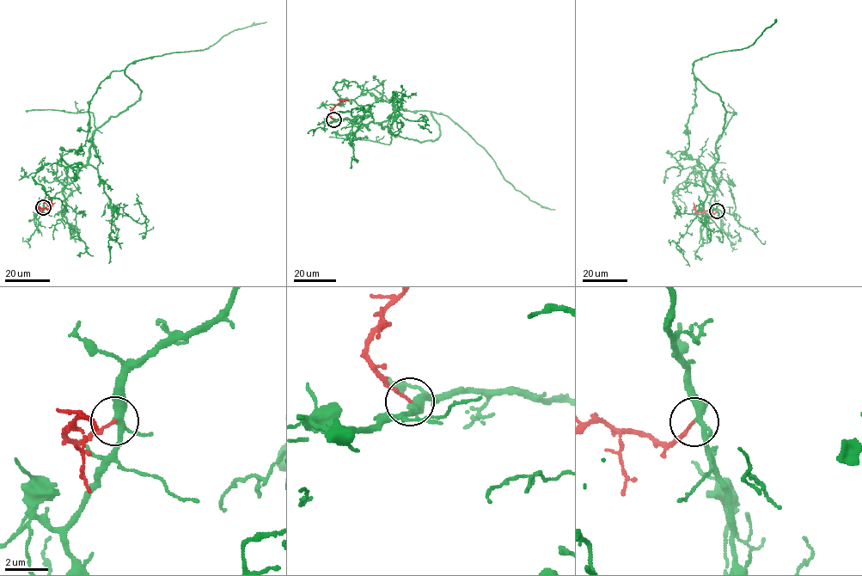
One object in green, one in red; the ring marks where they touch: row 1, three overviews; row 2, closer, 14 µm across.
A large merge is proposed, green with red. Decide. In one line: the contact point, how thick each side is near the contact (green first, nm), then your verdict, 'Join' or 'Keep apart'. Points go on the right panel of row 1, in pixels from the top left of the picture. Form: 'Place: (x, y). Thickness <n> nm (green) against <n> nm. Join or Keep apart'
Place: (717, 211). Thickness 280 nm (green) against 140 nm. Join

